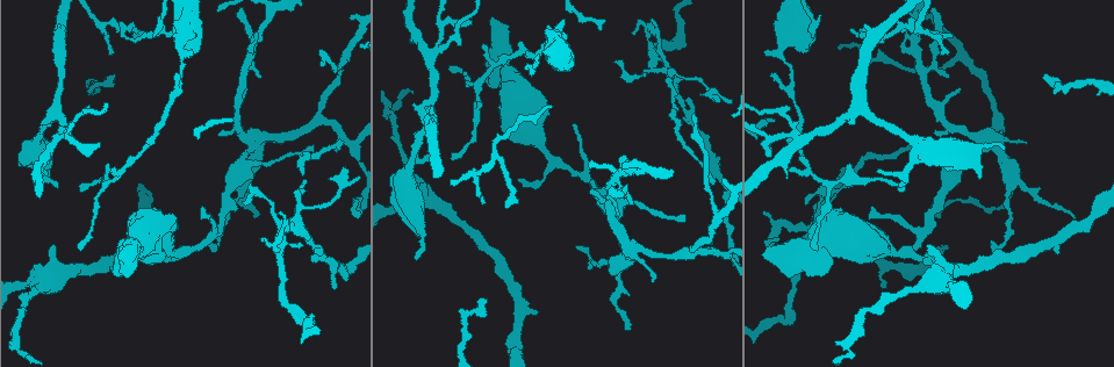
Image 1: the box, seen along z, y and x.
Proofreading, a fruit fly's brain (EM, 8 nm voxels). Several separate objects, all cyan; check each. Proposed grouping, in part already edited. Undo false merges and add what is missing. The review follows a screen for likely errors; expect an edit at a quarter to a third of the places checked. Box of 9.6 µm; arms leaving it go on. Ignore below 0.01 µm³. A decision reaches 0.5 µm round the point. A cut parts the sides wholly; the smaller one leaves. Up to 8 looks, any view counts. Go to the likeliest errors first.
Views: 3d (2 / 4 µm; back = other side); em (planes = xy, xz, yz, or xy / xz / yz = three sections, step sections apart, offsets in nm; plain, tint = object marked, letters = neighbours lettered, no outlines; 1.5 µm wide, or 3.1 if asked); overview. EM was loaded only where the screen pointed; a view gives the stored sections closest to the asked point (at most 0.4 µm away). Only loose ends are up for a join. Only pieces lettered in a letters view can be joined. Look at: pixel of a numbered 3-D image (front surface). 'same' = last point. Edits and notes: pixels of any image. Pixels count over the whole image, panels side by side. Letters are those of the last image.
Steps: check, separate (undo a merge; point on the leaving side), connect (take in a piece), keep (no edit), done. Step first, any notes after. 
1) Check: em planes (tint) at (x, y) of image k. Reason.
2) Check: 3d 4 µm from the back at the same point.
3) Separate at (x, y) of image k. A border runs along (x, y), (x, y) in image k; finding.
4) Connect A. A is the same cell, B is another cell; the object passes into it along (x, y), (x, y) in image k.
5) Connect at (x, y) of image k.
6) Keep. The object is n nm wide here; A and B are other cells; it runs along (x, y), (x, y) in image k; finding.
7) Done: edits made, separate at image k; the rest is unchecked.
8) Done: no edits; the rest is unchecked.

Check: em planes (letters) at (429, 57) of image 1. Looks like a crossing.

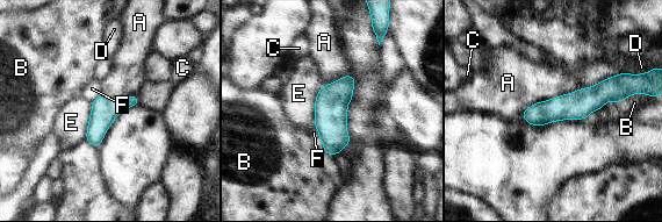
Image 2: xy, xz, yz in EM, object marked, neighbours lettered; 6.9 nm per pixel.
Keep. A, B, C, D, E and F are other cells; a border runs along (580, 87), (535, 101), (520, 116) in image 2; continuous, no second neuron.

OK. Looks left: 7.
Check: em yz step 8 (tint) at (716, 99) of image 1. Tapers out.

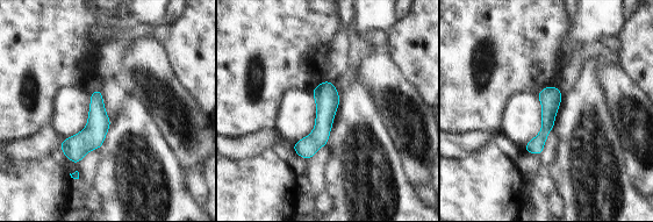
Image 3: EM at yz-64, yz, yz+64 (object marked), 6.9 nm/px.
Check: em planes (letters) at the same point.

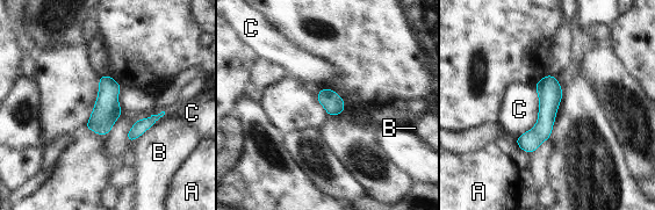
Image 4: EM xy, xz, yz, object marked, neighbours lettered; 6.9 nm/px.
Keep. A, B and C are other cells; it runs along (552, 78), (544, 128), (525, 147) in image 4; no lettered piece goes on from it.

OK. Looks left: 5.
Check: em planes (letters) at (193, 52) of image 1. An open end.

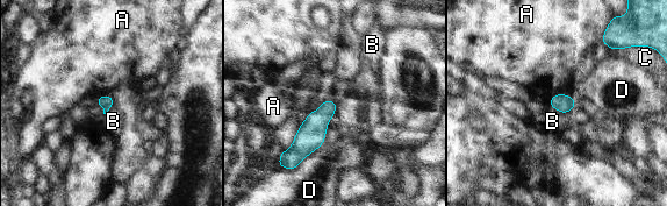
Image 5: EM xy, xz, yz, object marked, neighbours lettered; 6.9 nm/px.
Keep. A, B, C and D are other cells; a border runs along (553, 107), (565, 114) in image 5; no lettered piece goes on from it.

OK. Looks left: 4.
Done: no edits; the rest is unchecked.

